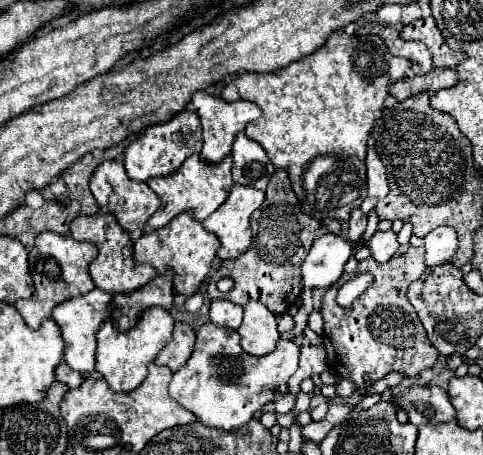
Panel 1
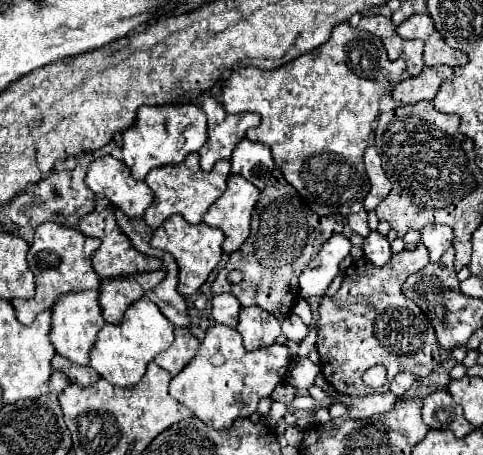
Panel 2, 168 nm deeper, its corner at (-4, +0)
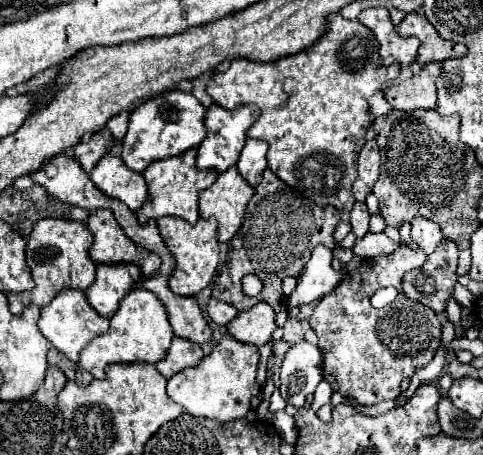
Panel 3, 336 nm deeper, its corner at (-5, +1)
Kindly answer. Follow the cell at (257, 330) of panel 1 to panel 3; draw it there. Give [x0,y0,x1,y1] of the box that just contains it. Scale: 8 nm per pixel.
[226,302,276,346]

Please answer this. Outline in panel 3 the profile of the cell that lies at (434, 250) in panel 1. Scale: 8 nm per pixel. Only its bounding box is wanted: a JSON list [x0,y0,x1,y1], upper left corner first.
[412,218,442,254]

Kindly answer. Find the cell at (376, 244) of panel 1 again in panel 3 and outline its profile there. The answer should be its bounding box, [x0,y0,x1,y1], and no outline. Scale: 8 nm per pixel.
[352,232,398,258]

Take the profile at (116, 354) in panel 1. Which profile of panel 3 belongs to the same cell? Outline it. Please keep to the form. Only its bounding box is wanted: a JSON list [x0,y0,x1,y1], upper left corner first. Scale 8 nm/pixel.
[80,288,174,378]

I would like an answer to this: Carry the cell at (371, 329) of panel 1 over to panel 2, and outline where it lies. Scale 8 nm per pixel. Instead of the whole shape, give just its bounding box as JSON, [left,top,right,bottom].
[317,243,439,397]

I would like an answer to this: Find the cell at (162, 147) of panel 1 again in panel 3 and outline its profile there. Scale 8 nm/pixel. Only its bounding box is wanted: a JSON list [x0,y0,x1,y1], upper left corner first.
[122,90,206,172]

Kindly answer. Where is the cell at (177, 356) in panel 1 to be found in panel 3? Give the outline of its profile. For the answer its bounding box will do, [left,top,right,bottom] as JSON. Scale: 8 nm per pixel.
[156,338,204,378]

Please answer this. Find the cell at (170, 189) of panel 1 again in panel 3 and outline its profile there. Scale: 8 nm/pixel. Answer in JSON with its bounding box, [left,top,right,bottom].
[136,148,218,224]

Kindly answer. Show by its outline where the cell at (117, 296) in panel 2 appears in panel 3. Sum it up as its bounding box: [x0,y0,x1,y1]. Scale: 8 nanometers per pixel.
[84,264,140,318]

